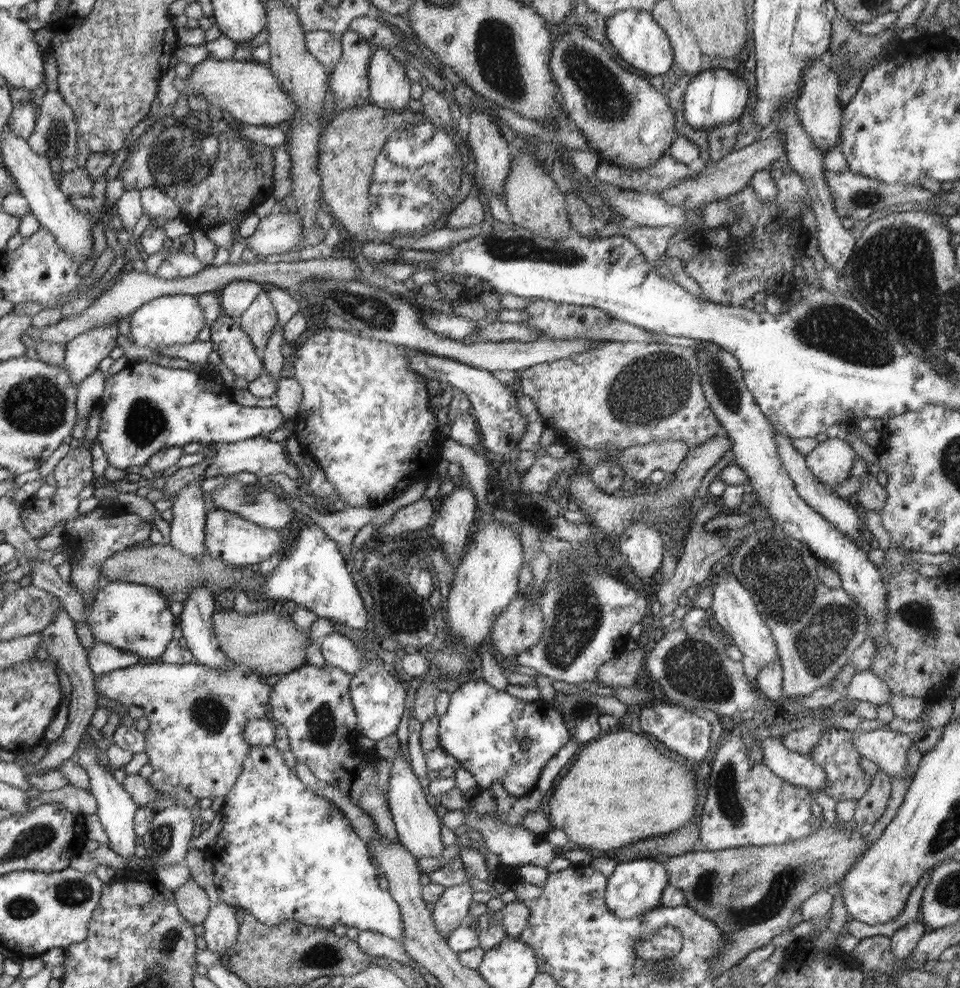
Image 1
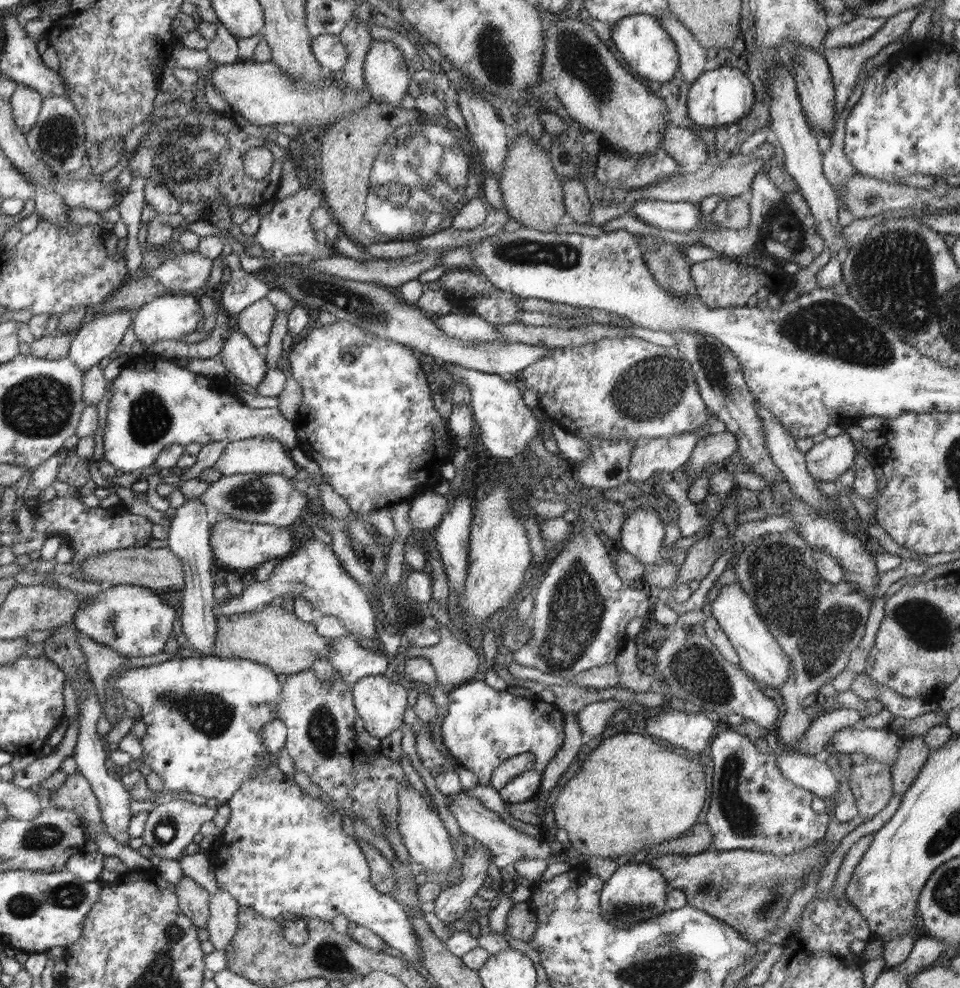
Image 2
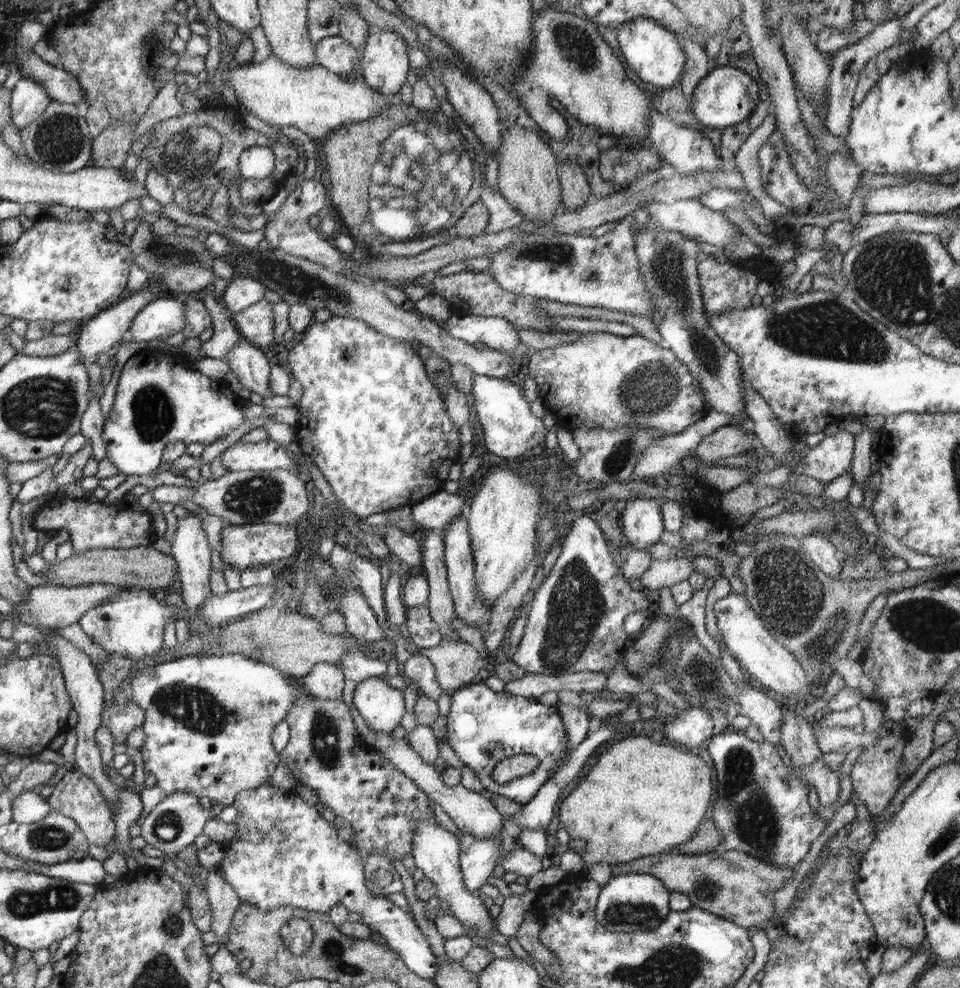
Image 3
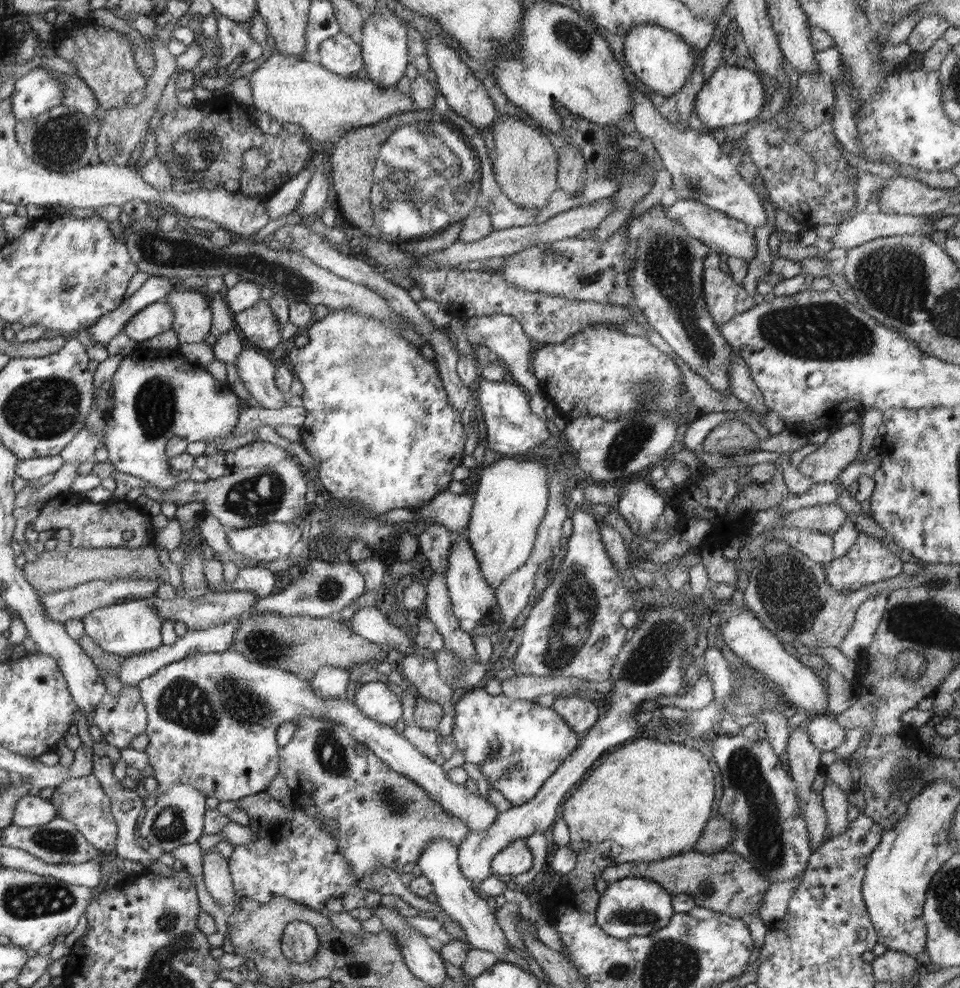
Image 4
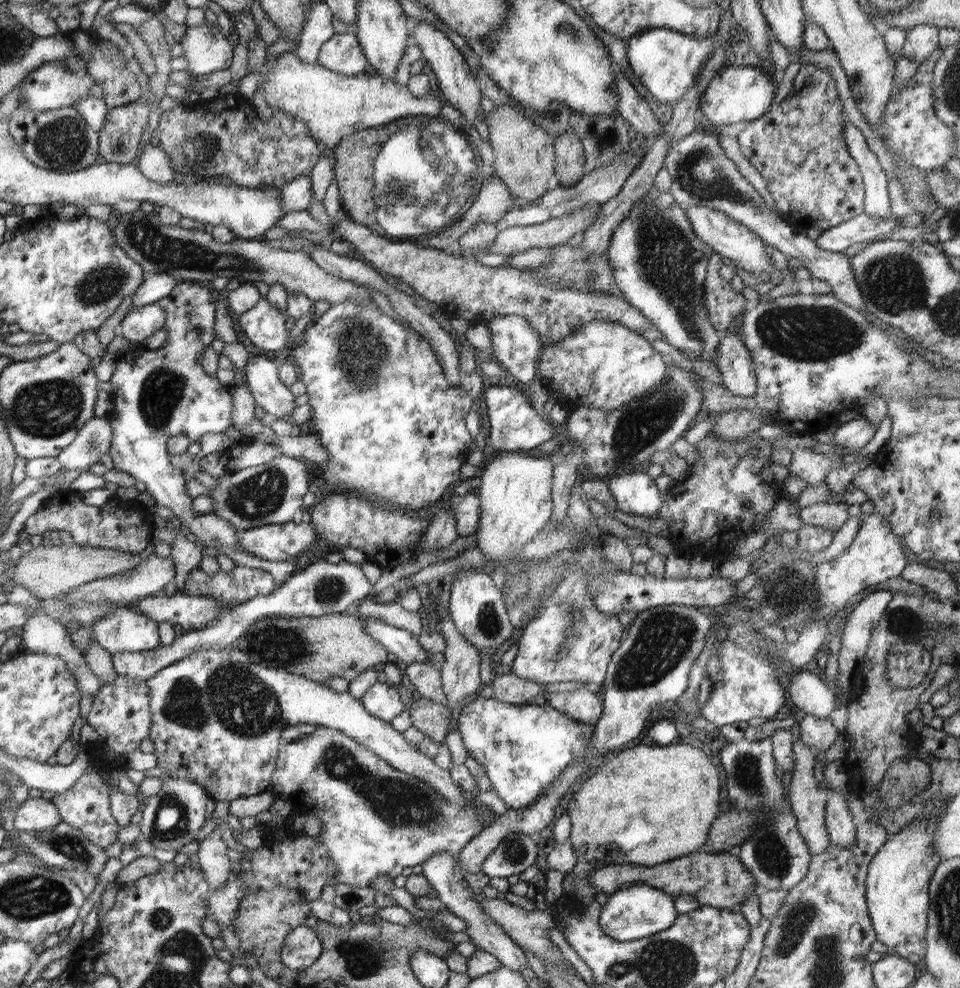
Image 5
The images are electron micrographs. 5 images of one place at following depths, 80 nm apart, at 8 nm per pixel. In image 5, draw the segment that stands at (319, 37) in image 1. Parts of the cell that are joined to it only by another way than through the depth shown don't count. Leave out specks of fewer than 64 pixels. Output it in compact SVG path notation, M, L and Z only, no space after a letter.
M356 32L335 33L319 53L318 63L346 76L369 70L368 60L357 42Z

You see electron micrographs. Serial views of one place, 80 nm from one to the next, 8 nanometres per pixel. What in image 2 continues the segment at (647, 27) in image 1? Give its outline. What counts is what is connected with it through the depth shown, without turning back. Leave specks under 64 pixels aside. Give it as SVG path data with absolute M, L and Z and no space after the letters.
M634 14L618 20L612 28L612 43L622 54L622 60L640 76L656 82L669 81L678 67L678 51L659 20L650 14Z

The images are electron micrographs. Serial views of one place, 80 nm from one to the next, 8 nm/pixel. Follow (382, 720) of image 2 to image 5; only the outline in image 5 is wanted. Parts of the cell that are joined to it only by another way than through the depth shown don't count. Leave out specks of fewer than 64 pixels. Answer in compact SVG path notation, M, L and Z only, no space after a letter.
M376 681L366 690L361 703L370 714L384 722L390 723L390 720L404 712L404 704L396 687L392 688L392 684L388 686L380 681Z

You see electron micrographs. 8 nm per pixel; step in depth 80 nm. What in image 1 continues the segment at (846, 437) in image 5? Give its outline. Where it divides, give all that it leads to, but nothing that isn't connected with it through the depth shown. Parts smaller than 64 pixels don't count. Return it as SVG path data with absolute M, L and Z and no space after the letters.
M829 438L805 457L811 474L826 487L832 489L850 479L850 471L857 454L841 438Z

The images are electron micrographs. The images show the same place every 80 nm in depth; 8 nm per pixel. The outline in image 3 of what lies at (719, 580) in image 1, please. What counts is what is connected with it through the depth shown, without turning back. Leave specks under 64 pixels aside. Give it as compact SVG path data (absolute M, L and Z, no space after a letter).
M729 593L724 599L714 604L717 625L730 652L736 660L752 675L758 684L762 684L770 691L784 693L788 696L796 695L805 700L809 694L818 694L821 687L814 688L807 679L802 665L796 657L774 638L773 634L764 626L762 619L750 607L746 595Z

